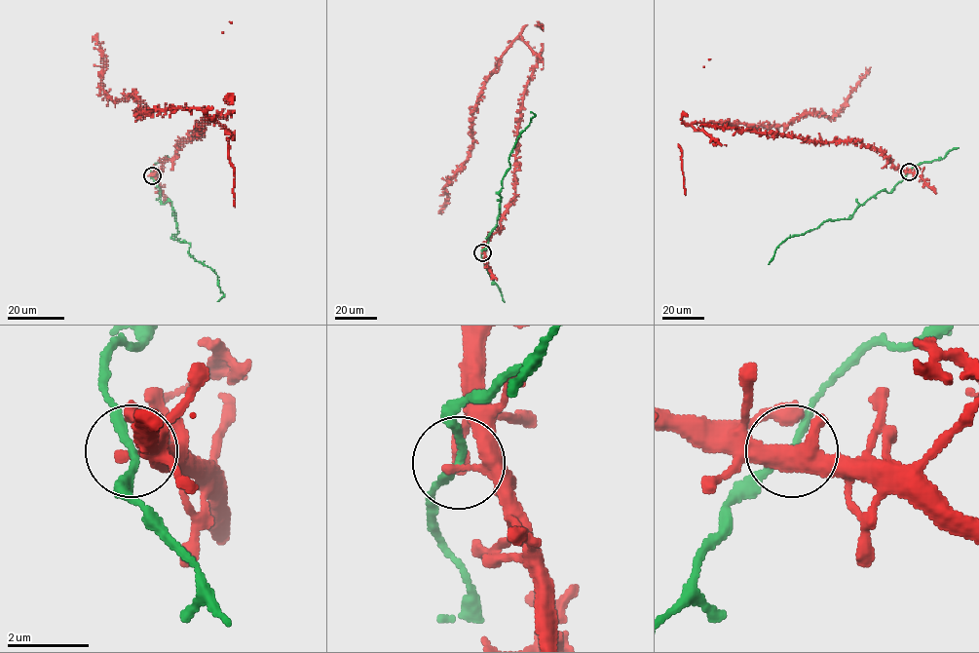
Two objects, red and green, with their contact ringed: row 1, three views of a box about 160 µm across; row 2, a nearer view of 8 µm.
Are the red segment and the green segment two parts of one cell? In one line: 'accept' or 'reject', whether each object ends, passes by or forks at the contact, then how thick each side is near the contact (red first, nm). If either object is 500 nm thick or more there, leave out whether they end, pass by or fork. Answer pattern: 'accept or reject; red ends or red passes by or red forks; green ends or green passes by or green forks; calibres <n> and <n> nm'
accept; red passes by; green passes by; calibres 240 and 170 nm

